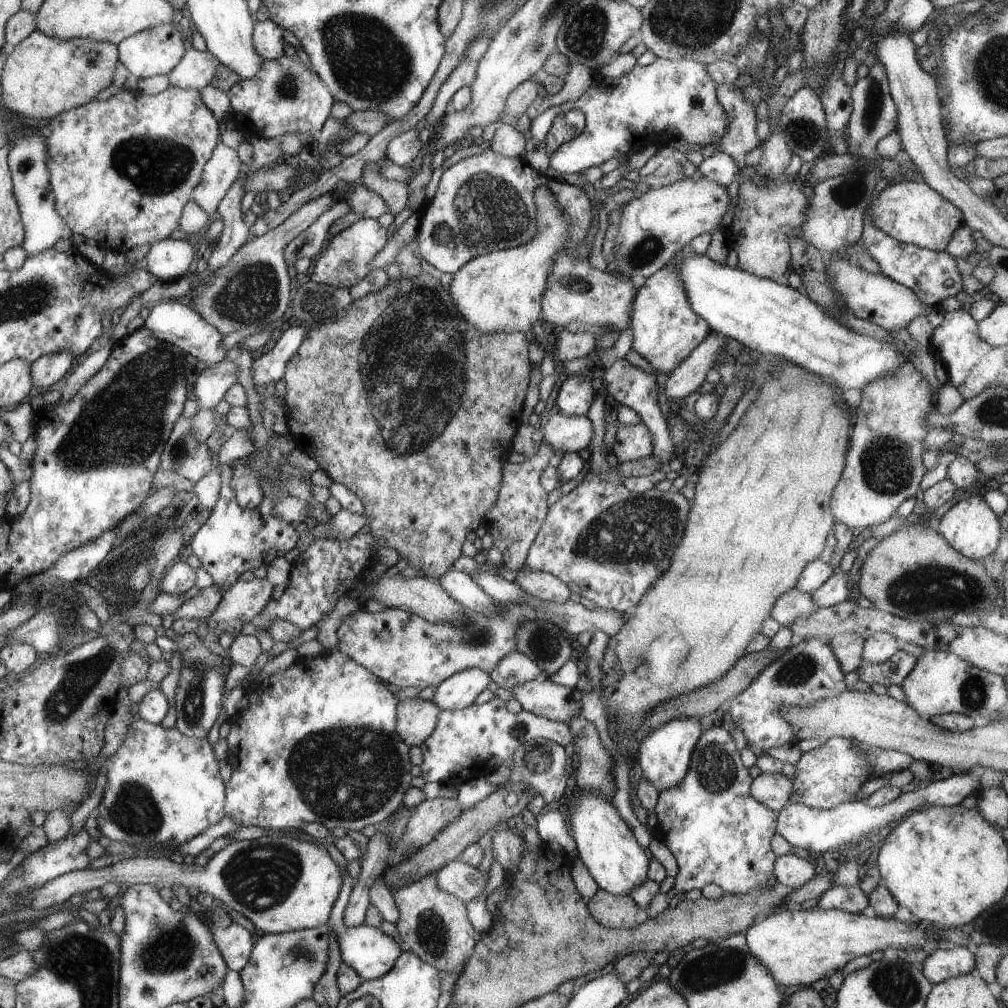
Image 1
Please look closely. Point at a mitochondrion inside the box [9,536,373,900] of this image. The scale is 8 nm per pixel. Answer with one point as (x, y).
(81, 679)

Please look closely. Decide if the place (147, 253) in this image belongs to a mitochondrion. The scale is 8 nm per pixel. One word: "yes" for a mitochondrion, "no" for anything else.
no

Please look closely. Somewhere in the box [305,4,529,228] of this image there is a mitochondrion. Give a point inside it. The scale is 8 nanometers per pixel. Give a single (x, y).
(368, 60)

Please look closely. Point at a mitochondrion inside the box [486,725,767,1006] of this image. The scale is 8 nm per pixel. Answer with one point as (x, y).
(725, 964)

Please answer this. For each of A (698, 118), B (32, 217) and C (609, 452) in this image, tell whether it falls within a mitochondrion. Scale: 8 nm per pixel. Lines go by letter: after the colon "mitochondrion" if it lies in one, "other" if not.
A: other
B: other
C: other

